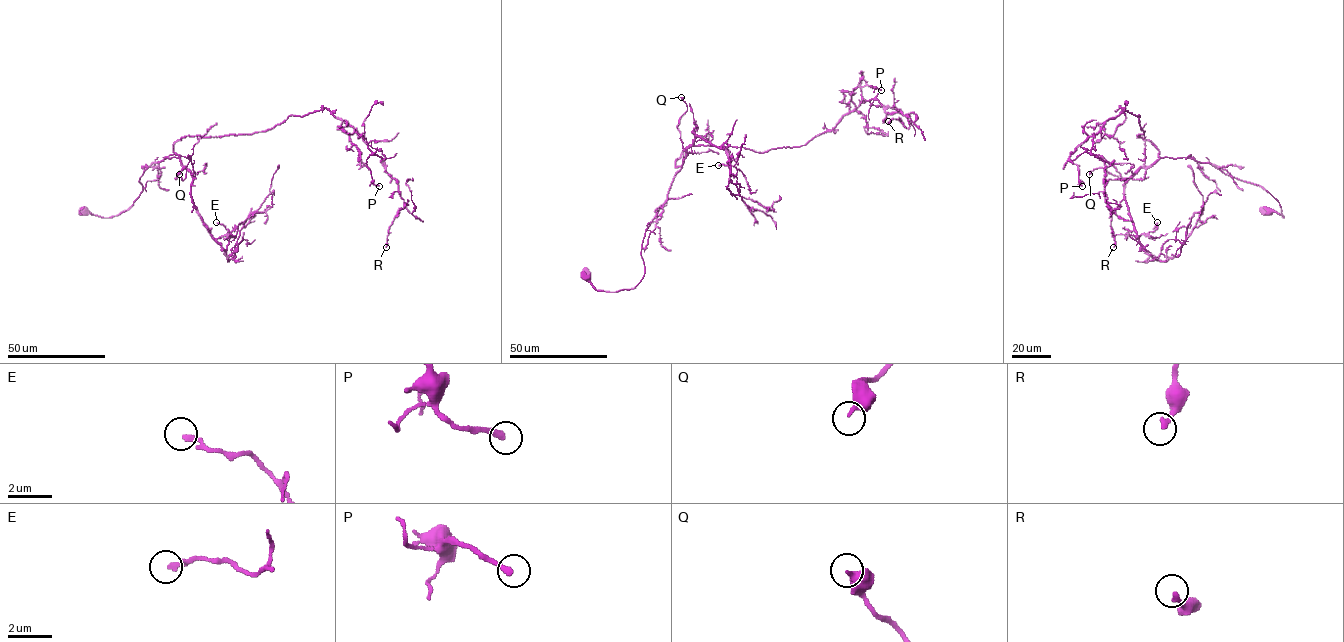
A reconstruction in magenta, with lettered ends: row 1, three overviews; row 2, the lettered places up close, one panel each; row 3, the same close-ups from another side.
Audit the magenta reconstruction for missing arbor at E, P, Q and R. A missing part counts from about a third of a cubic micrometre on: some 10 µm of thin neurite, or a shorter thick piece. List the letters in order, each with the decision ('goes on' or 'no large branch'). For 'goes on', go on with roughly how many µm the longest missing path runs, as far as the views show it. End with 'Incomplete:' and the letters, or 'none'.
E: no large branch
P: goes on; about 15 µm are missing
Q: no large branch
R: no large branch
Incomplete: P

